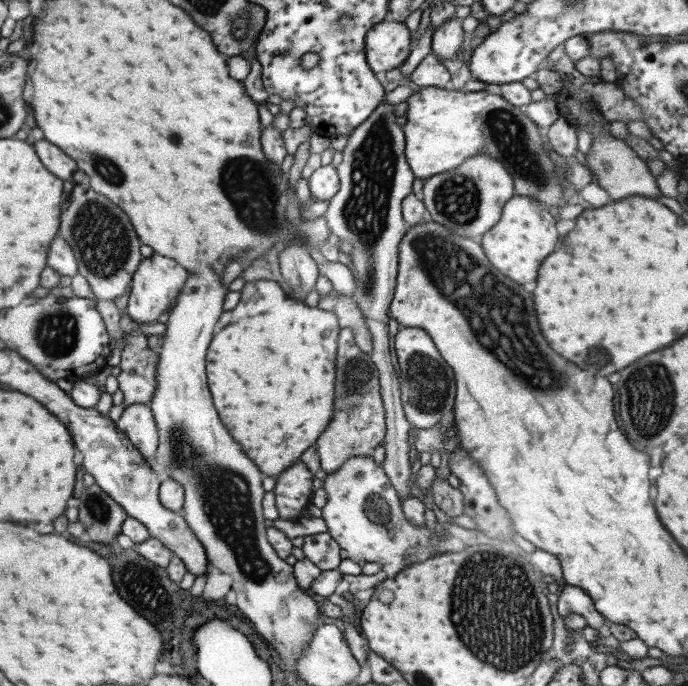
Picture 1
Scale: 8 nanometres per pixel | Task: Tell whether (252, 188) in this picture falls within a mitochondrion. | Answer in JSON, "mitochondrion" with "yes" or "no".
{"mitochondrion":"yes"}

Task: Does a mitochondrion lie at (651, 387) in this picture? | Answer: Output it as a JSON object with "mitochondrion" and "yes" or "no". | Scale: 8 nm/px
{"mitochondrion":"yes"}

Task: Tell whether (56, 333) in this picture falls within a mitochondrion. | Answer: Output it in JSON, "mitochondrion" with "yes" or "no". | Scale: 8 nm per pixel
{"mitochondrion":"yes"}

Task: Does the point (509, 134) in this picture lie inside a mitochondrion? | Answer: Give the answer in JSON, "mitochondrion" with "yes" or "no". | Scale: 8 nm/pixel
{"mitochondrion":"yes"}

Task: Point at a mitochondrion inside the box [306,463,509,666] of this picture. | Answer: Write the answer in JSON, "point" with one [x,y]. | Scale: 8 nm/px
{"point":[376,509]}

